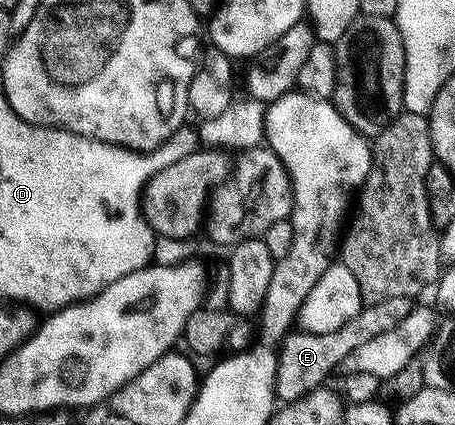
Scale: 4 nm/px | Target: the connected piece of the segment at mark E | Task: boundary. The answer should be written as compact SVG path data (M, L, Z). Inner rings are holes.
M410 297L385 299L381 303L364 304L363 310L357 315L353 315L353 319L349 319L349 323L345 323L345 327L337 327L337 331L328 333L292 331L288 333L277 351L279 362L275 376L276 398L280 402L290 403L320 388L326 382L323 380L334 369L338 370L344 359L353 351L357 351L357 347L361 347L361 343L373 339L373 335L381 335L381 331L396 329L405 319L405 315L409 315L412 307L413 301Z

